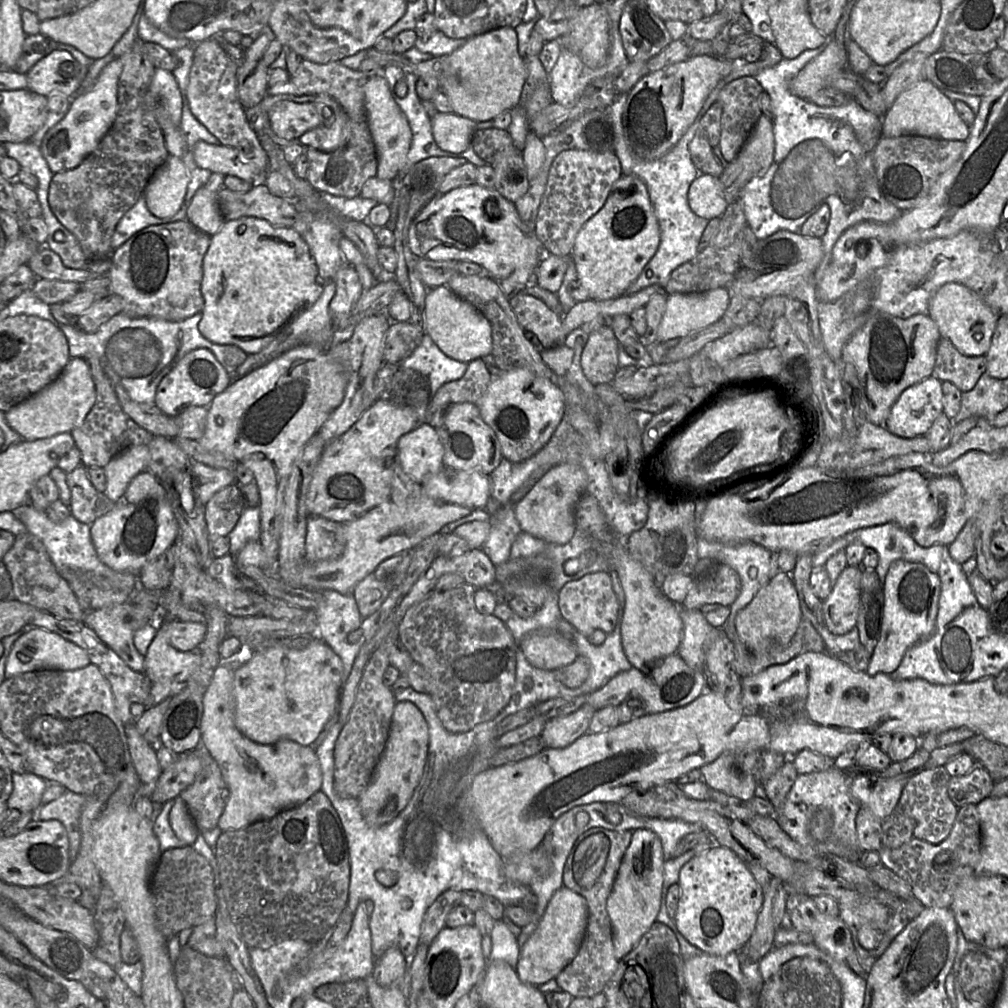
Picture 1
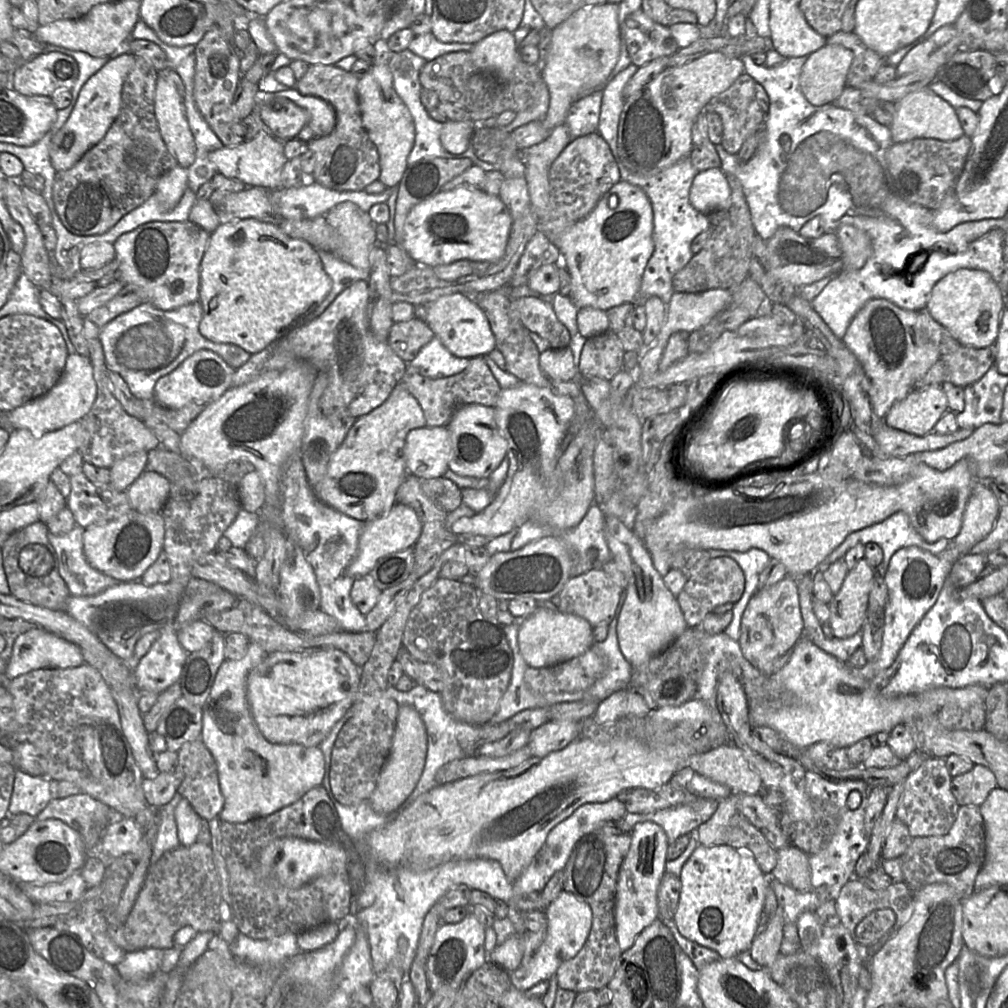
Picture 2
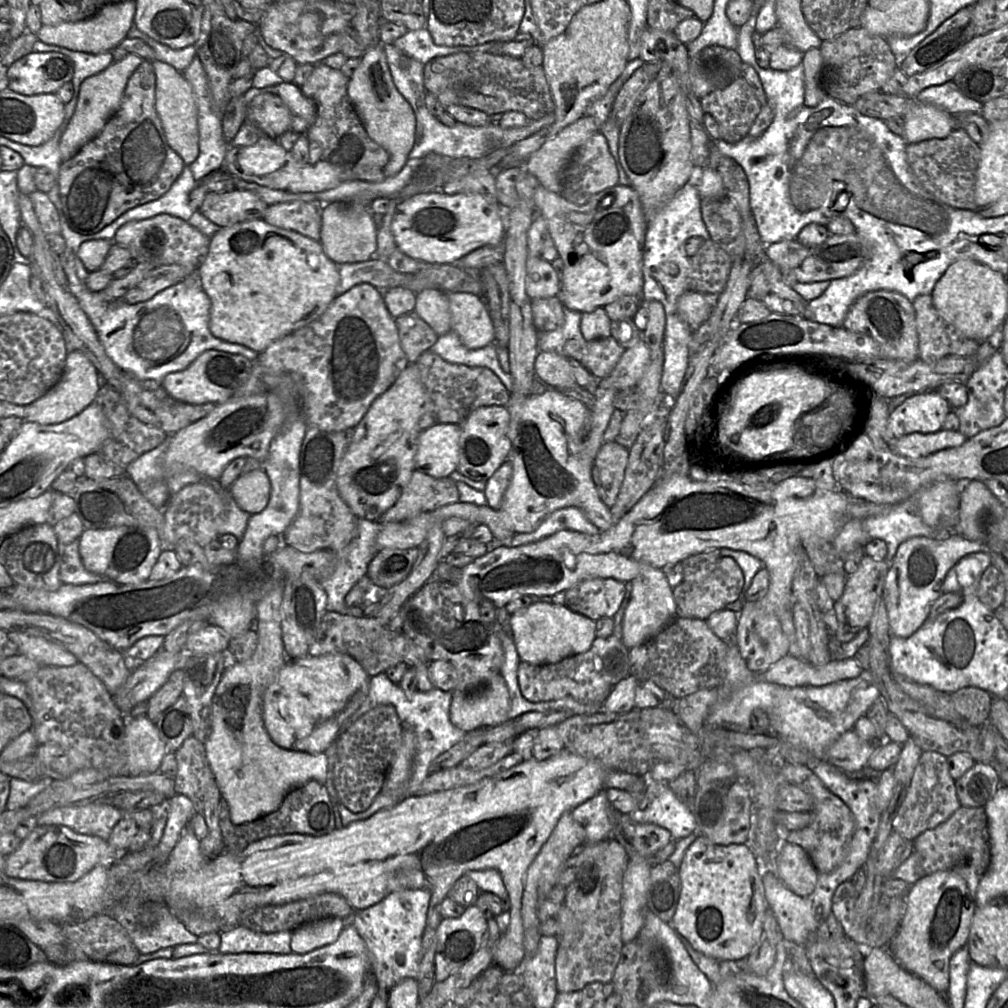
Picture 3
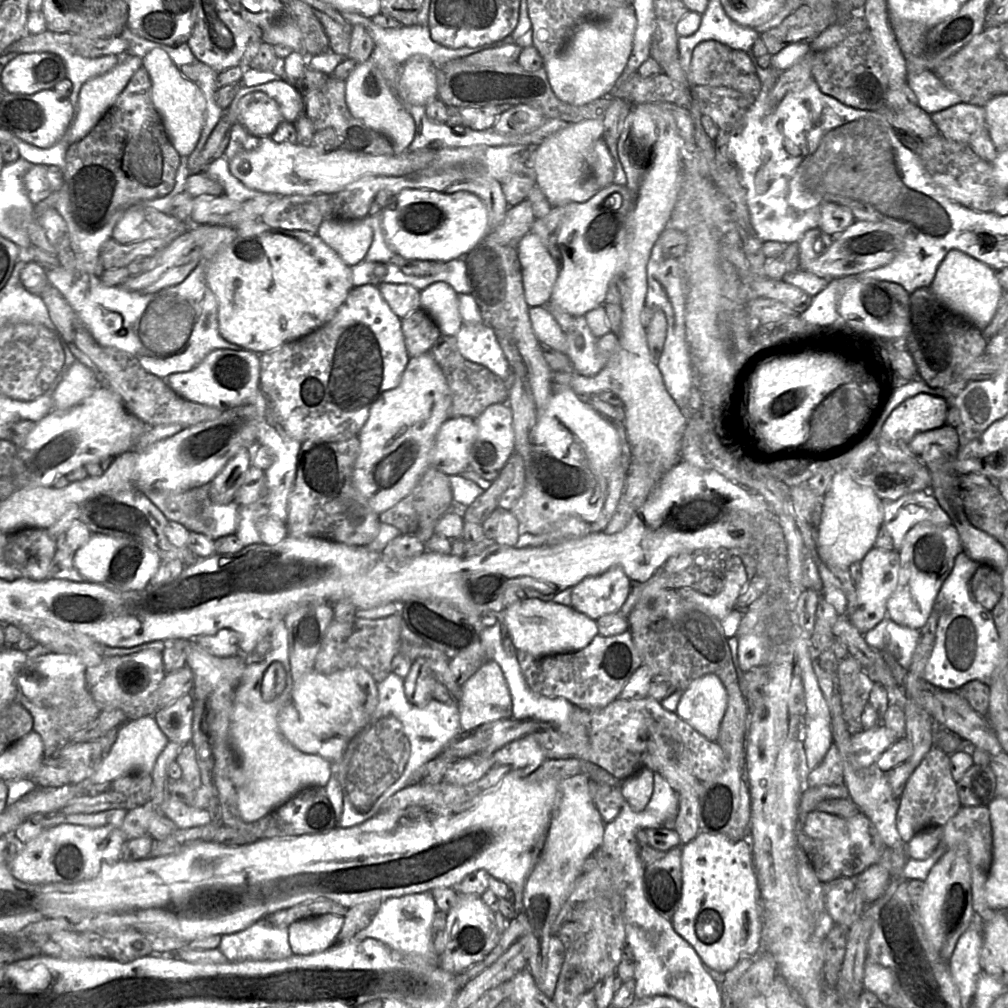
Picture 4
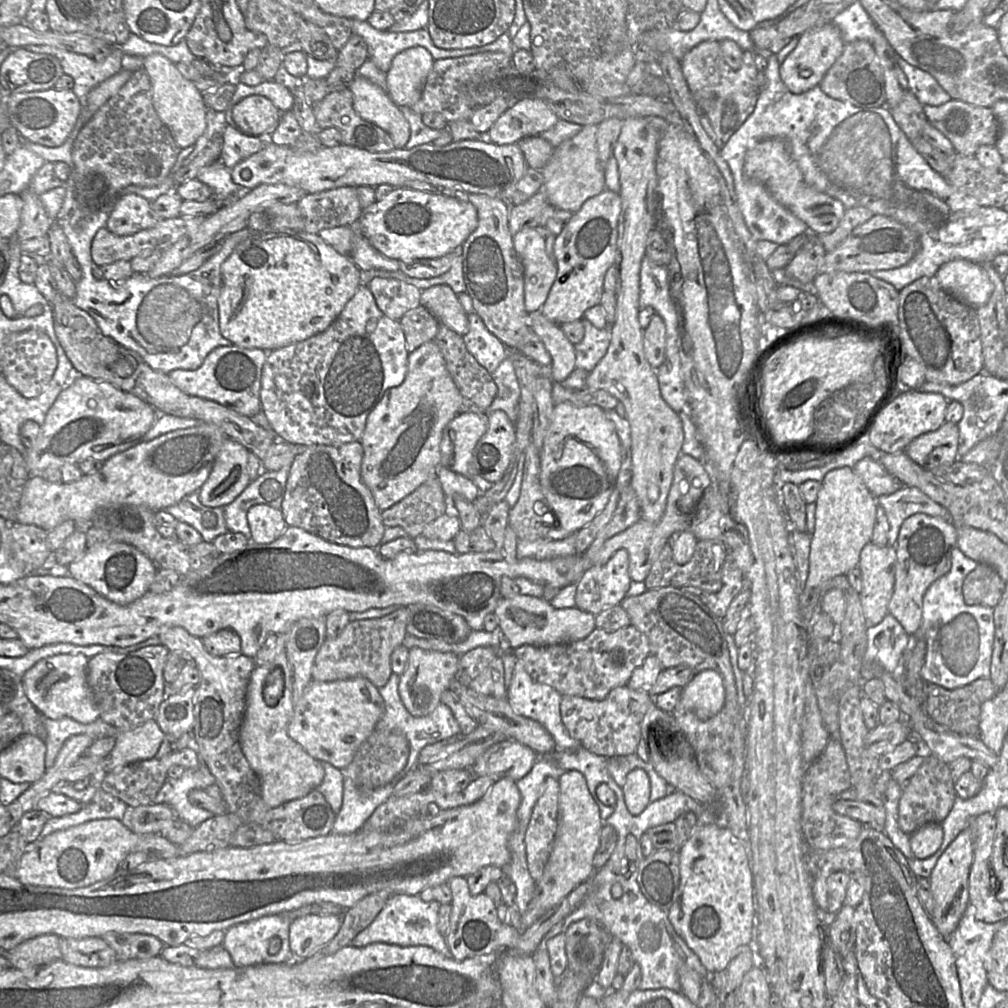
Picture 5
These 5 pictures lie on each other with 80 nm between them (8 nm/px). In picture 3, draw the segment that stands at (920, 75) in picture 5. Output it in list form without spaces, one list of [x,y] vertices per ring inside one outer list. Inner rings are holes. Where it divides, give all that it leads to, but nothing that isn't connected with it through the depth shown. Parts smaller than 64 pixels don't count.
[[[952,80],[940,85],[927,87],[915,99],[919,103],[932,104],[942,108],[952,115],[967,113],[981,114],[983,107],[983,103],[962,94]]]

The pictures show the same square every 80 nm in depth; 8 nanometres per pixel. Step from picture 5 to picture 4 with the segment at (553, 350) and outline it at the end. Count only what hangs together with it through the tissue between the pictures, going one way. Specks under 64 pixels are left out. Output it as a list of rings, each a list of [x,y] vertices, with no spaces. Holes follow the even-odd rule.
[[[532,307],[528,311],[532,330],[539,343],[547,349],[566,352],[567,339],[558,323],[545,307]]]

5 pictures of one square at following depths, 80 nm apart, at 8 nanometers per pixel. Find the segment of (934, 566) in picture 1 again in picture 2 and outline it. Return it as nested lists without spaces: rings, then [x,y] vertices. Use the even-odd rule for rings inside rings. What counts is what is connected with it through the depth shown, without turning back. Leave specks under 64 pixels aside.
[[[898,511],[882,522],[873,524],[849,534],[845,540],[818,565],[817,569],[823,572],[825,568],[827,568],[831,563],[838,559],[842,559],[849,549],[853,548],[857,544],[866,545],[868,543],[876,543],[882,549],[883,560],[881,564],[875,569],[876,572],[884,578],[892,556],[899,549],[909,546],[917,546],[930,552],[933,555],[939,555],[948,547],[950,541],[945,538],[941,538],[933,543],[926,542],[911,526],[907,514],[902,511]]]

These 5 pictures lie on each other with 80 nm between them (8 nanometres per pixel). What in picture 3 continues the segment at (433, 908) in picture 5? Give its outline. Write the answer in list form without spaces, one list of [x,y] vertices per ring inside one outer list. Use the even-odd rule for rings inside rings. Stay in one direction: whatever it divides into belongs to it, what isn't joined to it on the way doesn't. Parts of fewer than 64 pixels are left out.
[[[403,889],[390,893],[379,903],[351,916],[351,923],[369,951],[372,973],[380,992],[389,994],[392,987],[403,979],[417,978],[430,900],[431,892],[428,889]]]

